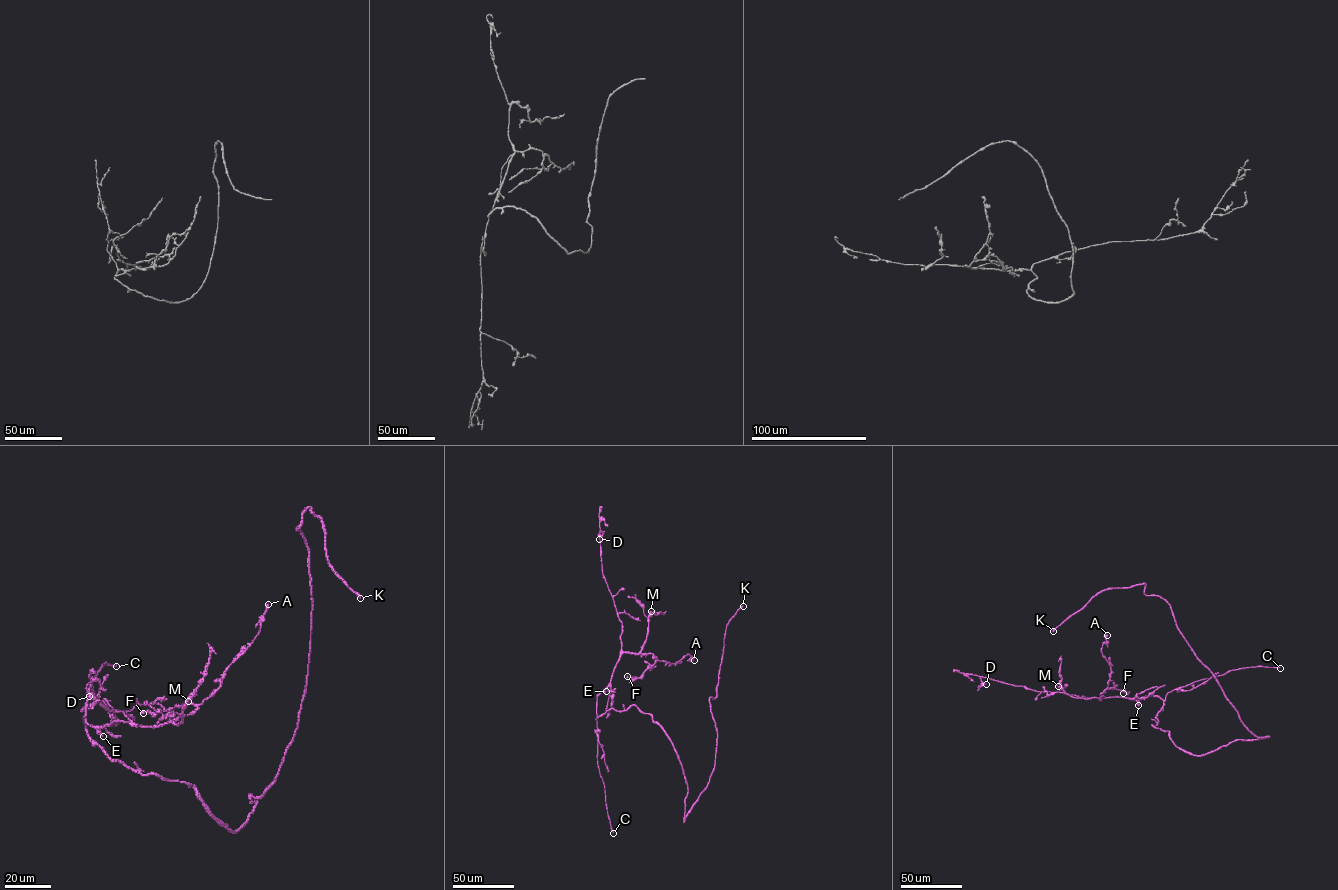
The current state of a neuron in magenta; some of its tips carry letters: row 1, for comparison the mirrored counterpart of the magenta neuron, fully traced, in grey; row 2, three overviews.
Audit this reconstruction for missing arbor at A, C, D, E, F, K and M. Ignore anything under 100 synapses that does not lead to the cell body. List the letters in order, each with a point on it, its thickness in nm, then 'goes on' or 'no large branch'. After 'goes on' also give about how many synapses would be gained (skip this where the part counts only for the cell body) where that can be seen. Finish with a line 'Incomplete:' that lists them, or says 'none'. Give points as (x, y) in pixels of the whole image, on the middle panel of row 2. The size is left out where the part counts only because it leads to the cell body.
A: place (694, 660); calibre 550 nm; no large branch
C: place (613, 833); calibre 360 nm; goes on; 250 synapses
D: place (599, 539); calibre 140 nm; no large branch
E: place (606, 691); calibre 130 nm; no large branch
F: place (627, 676); calibre 550 nm; no large branch
K: place (743, 606); calibre 340 nm; no large branch
M: place (651, 611); calibre 340 nm; no large branch
Incomplete: C

